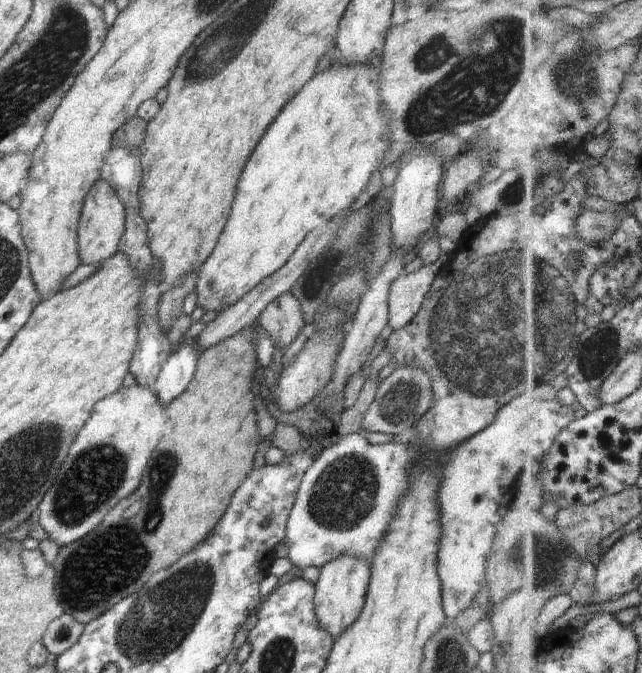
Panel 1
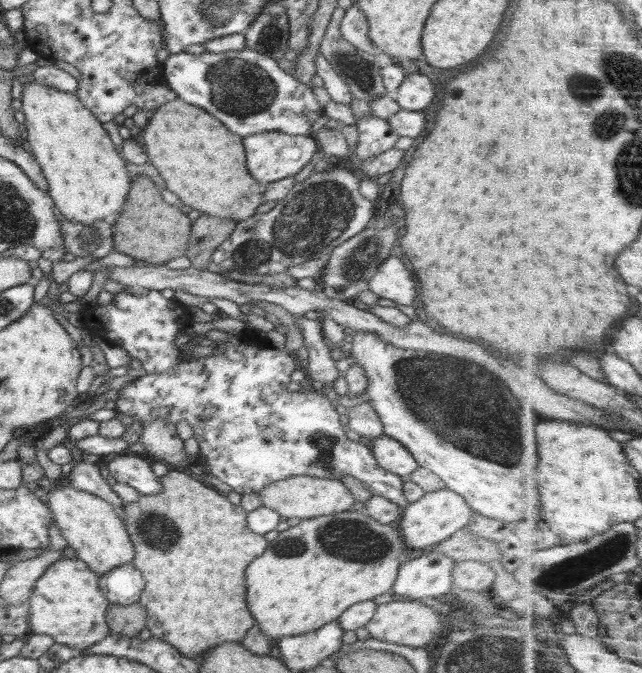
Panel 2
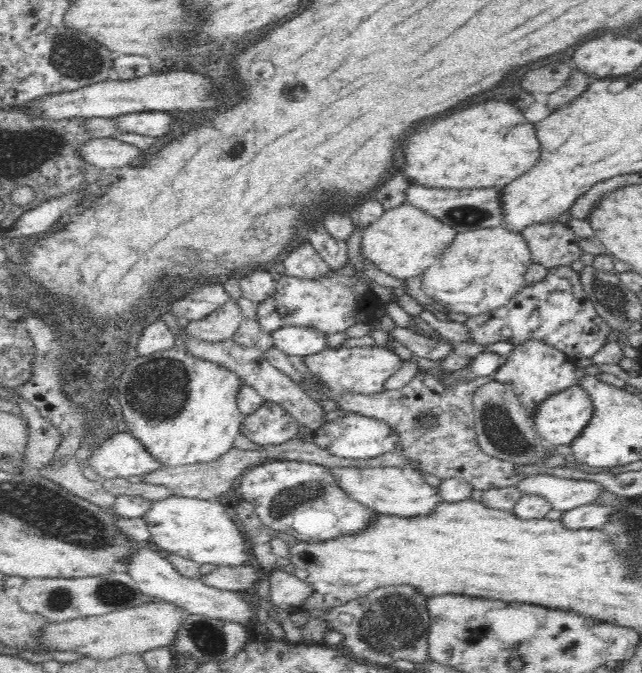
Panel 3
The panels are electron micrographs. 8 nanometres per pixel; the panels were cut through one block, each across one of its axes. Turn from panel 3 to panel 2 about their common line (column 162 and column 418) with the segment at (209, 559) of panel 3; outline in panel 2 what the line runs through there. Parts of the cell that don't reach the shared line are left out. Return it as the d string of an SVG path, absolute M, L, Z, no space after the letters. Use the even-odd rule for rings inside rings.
M446 488L424 493L422 498L411 502L403 512L402 518L395 527L407 547L420 551L426 551L429 546L438 545L458 530L464 529L470 522L470 518L474 516L473 510L464 498Z

